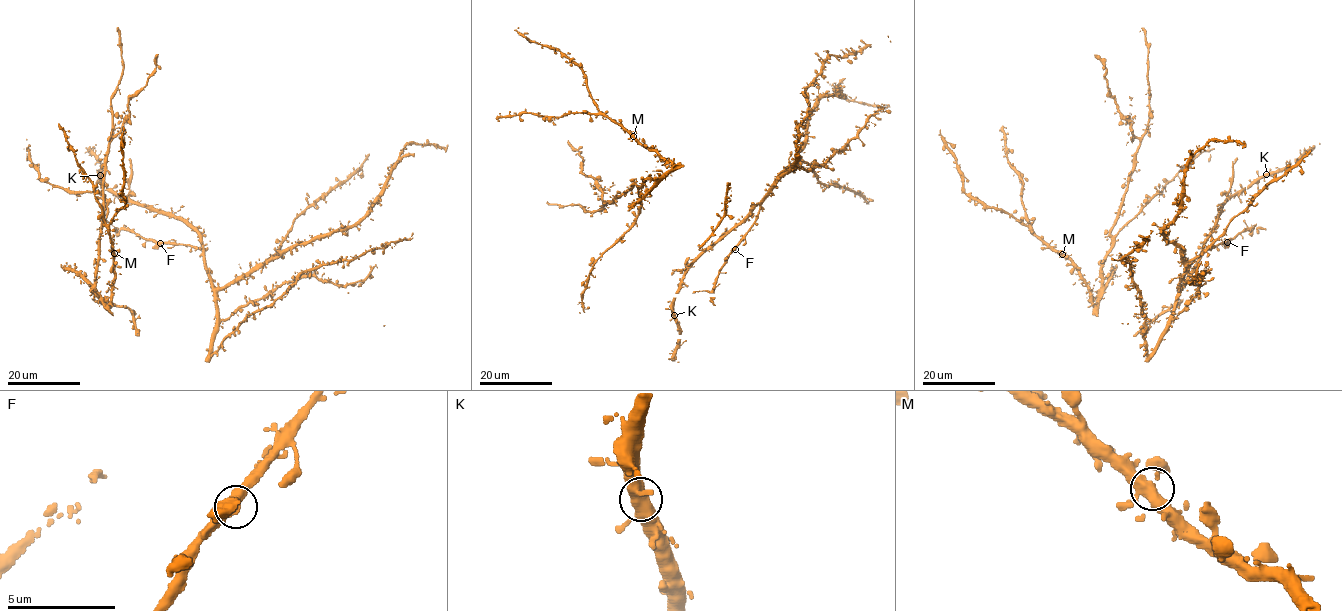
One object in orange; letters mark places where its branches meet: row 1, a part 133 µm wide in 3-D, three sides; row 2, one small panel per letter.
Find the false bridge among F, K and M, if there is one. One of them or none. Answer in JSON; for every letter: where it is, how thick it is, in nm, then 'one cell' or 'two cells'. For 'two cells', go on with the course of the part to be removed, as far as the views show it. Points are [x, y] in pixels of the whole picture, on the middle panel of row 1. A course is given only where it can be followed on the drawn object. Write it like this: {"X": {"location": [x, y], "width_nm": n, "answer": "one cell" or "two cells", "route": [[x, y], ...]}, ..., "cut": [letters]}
{"F": {"location": [735, 249], "width_nm": 440, "answer": "one cell"}, "K": {"location": [674, 315], "width_nm": 480, "answer": "one cell"}, "M": {"location": [633, 136], "width_nm": 440, "answer": "one cell"}, "cut": []}

